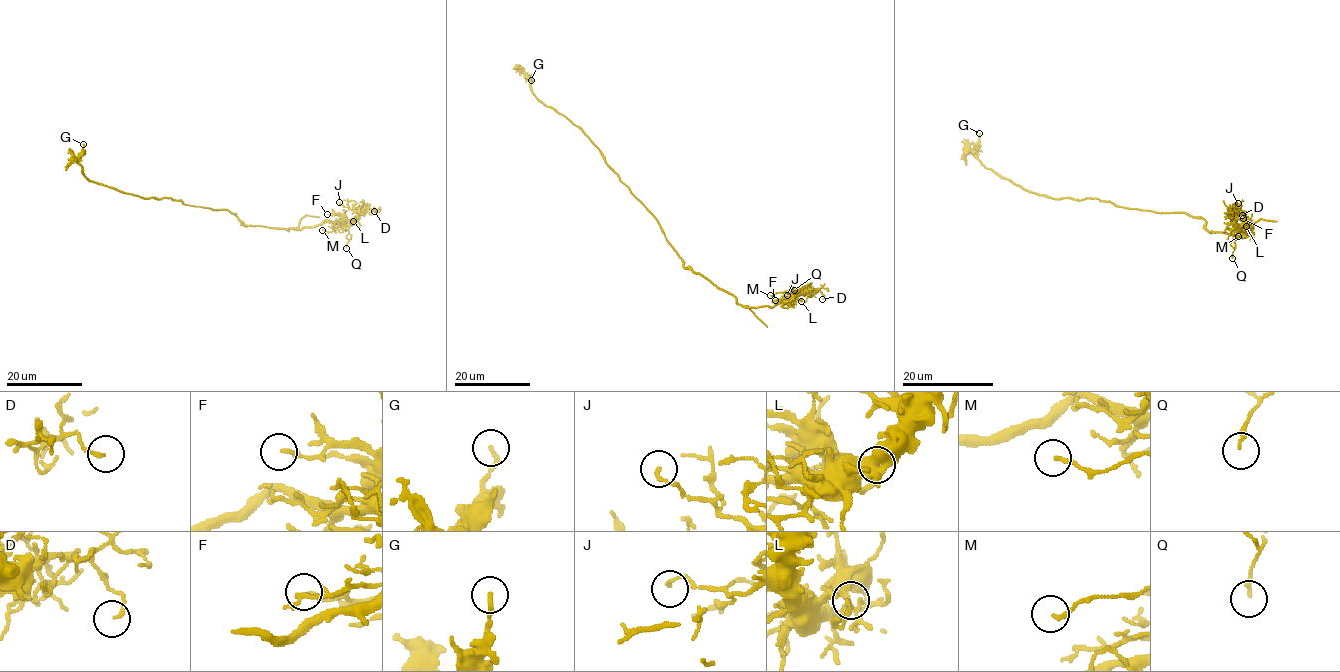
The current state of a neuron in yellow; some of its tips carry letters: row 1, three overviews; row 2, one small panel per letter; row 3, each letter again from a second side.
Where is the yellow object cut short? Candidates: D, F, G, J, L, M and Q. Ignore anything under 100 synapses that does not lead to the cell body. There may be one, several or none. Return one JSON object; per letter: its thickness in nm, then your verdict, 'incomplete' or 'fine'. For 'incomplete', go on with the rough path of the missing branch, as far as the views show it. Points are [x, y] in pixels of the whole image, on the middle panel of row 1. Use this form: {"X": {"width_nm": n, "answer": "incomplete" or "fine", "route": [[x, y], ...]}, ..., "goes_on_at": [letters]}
{"D": {"width_nm": 130, "answer": "fine"}, "F": {"width_nm": 150, "answer": "fine"}, "G": {"width_nm": 150, "answer": "fine"}, "J": {"width_nm": 130, "answer": "fine"}, "L": {"width_nm": 130, "answer": "fine"}, "M": {"width_nm": 130, "answer": "fine"}, "Q": {"width_nm": 140, "answer": "fine"}, "goes_on_at": []}

